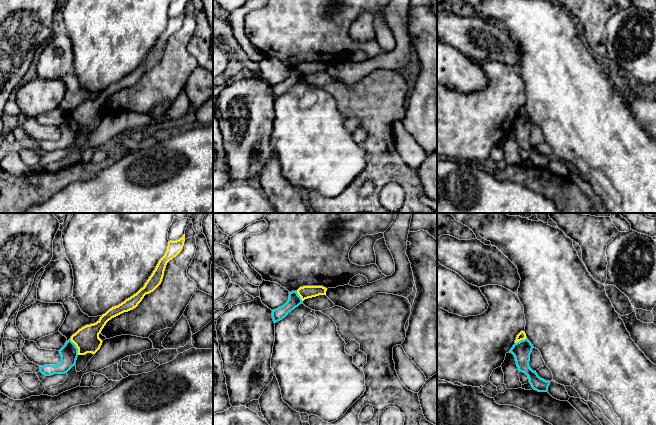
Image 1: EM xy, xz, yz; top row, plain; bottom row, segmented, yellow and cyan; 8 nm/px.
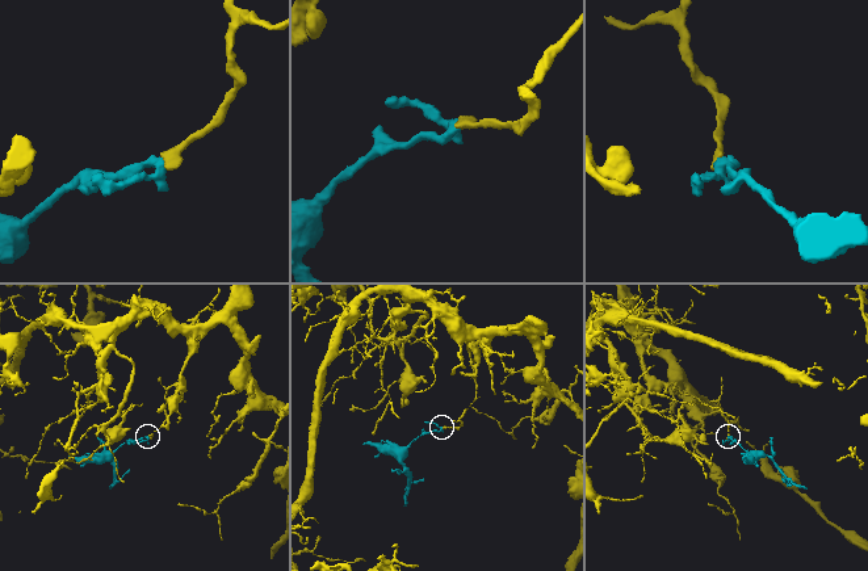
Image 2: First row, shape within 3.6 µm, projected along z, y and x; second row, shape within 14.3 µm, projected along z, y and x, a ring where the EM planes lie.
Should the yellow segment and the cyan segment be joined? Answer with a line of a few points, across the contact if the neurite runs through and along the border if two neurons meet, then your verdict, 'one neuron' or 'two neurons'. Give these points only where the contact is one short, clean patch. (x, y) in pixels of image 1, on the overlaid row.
xy (70, 339), (77, 348), (78, 354) | two neurons

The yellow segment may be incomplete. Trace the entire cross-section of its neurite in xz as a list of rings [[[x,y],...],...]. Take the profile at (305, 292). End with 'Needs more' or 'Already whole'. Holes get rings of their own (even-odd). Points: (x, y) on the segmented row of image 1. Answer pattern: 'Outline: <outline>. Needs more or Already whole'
Outline: [[[303,286],[297,290],[302,301],[319,295],[326,295],[327,288],[323,286]]]. Already whole

